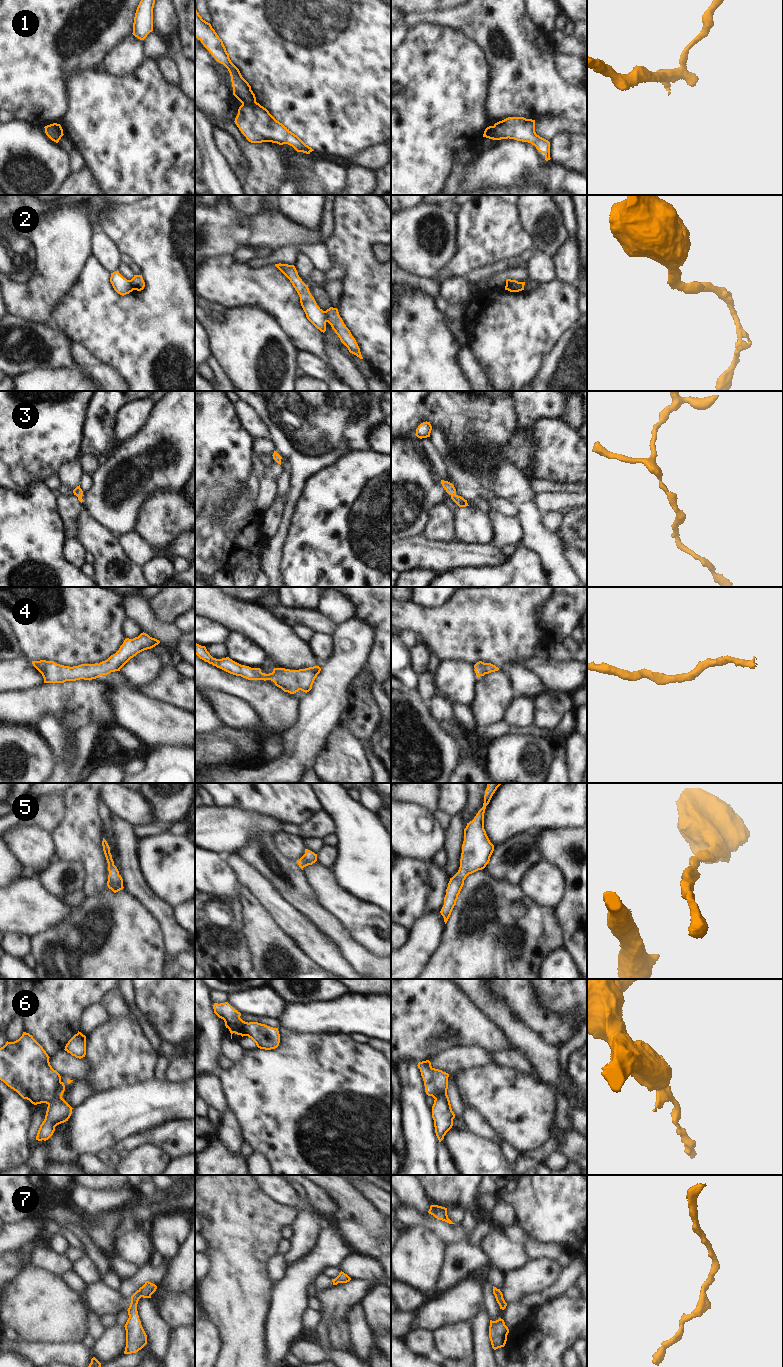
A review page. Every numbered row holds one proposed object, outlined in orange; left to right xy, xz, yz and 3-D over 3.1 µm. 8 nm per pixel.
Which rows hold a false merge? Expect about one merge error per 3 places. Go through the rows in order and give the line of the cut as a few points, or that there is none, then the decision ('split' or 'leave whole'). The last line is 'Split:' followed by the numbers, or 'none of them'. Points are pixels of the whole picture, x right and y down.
1: cut in xz along (255, 101), (250, 104), (242, 104); split
2: cut in xz along (323, 311), (326, 321); split
3: no cut; leave whole
4: no cut; leave whole
5: no cut; leave whole
6: cut in xy along (60, 1081), (56, 1095), (47, 1103); split
7: no cut; leave whole
Split: 1, 2, 6

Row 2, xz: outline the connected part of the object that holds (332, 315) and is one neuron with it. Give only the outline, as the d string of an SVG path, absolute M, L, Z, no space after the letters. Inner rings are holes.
M330 307L324 311L324 314L326 316L326 322L331 325L341 342L348 348L349 352L356 355L360 359L363 359L360 348L350 330L346 327L342 318L340 317L338 309Z

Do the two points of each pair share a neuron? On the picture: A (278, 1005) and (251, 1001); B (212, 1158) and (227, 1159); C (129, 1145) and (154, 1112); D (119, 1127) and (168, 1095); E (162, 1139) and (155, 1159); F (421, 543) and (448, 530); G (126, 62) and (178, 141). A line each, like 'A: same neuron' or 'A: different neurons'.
A: same neuron
B: same neuron
C: different neurons
D: same neuron
E: different neurons
F: different neurons
G: different neurons

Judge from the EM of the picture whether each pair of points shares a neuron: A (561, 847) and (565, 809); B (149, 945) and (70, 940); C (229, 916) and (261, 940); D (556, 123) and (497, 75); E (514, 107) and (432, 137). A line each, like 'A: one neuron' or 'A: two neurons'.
A: two neurons
B: one neuron
C: two neurons
D: two neurons
E: two neurons

